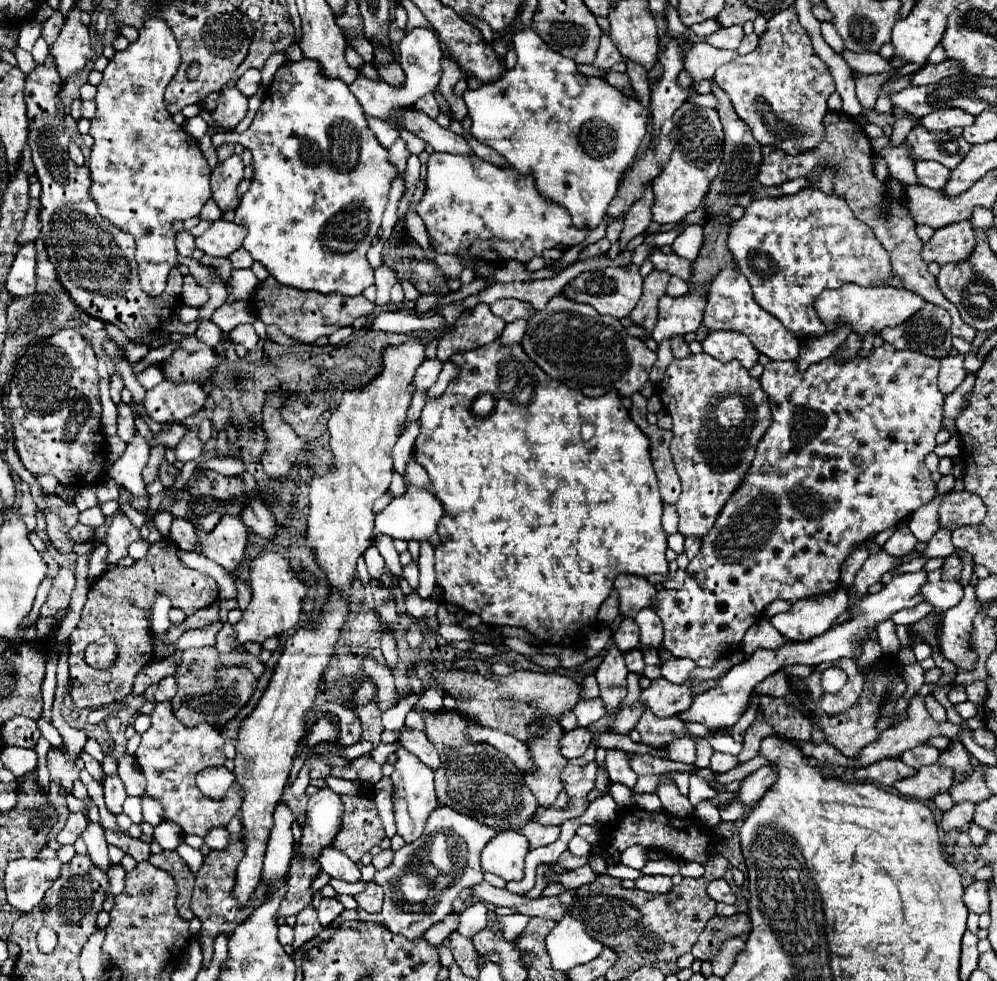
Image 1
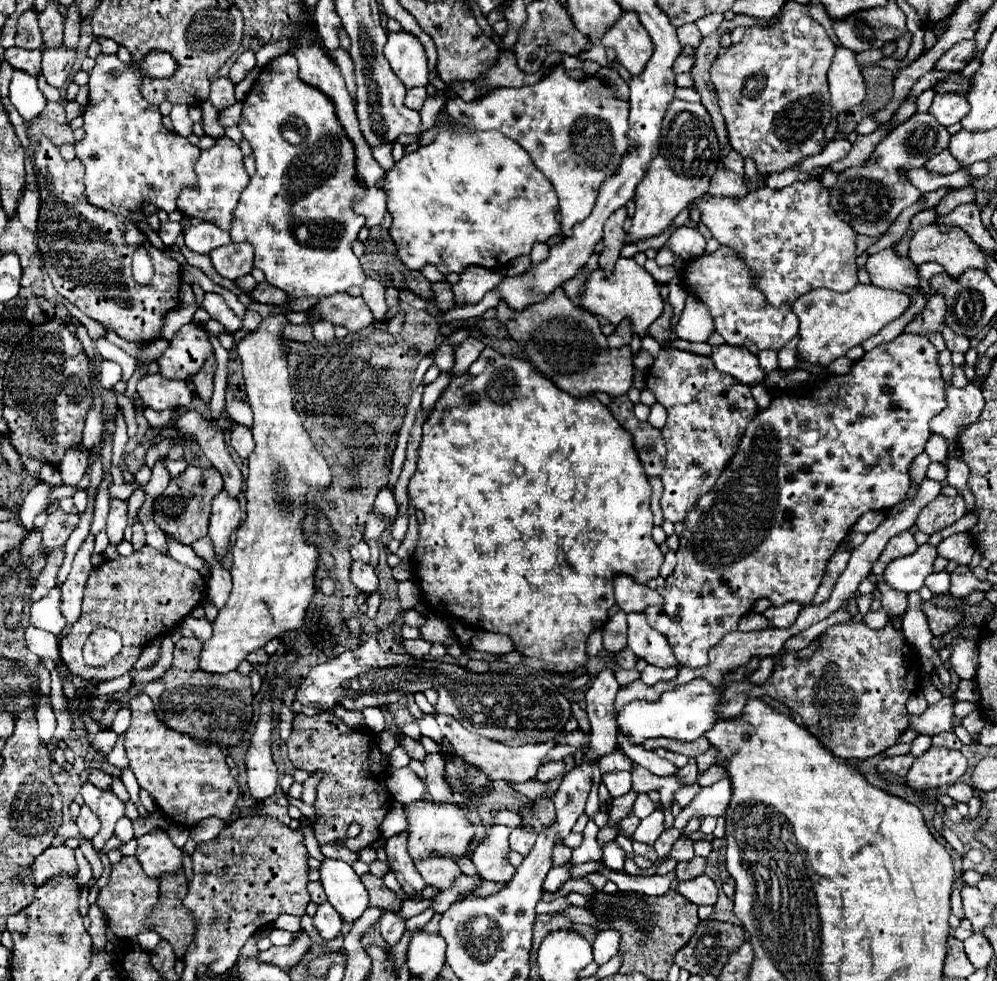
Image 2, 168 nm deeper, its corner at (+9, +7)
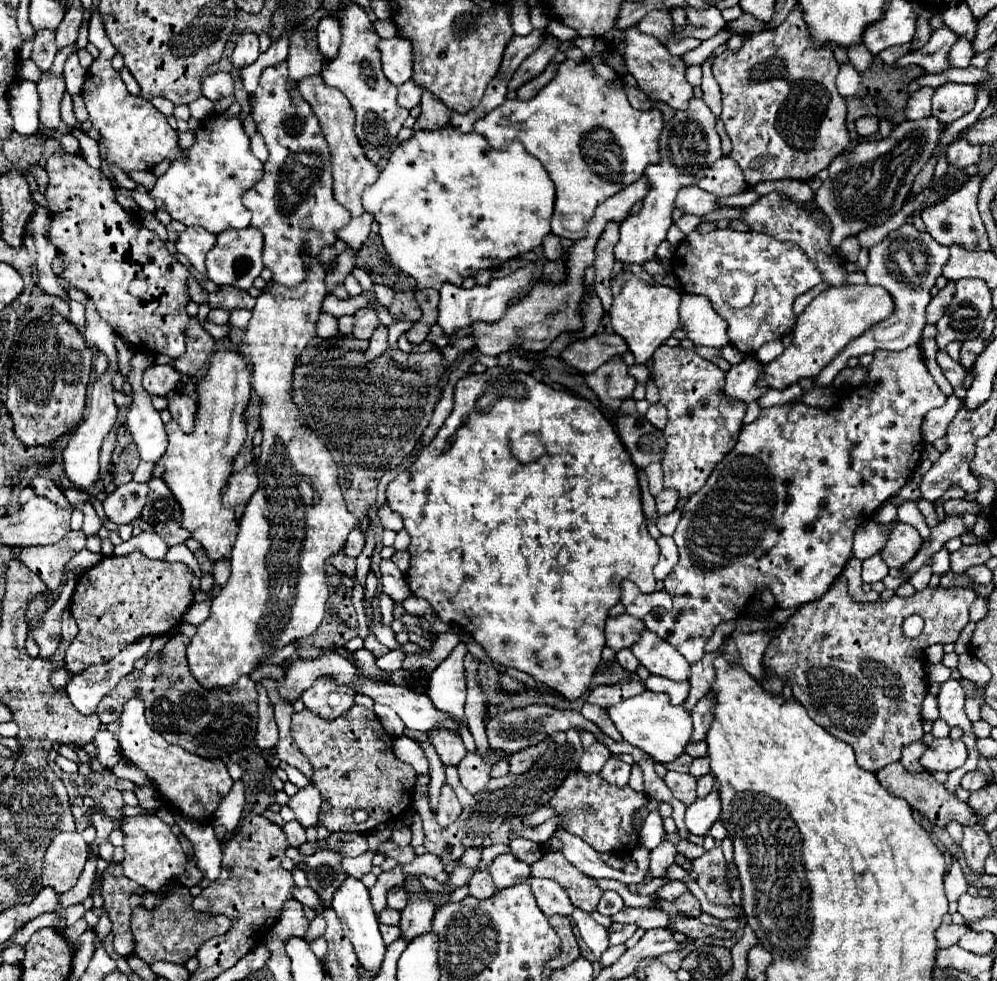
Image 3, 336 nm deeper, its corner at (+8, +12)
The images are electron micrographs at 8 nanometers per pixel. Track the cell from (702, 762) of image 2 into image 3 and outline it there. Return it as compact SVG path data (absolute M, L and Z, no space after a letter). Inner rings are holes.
M708 756L694 758L692 768L690 768L690 774L696 776L696 778L700 778L700 776L704 776L704 774L708 774L708 772L710 772L710 760L708 760Z

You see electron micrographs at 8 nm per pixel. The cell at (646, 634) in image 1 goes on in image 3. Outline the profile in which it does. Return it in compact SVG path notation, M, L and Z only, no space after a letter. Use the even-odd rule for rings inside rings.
M648 628L640 632L640 638L634 642L632 652L652 674L670 680L688 680L690 676L690 664L686 662L686 658Z

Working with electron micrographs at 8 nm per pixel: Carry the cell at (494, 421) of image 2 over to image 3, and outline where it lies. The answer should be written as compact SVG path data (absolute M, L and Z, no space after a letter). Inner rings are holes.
M500 366L488 368L488 370L482 372L482 374L466 374L462 380L458 380L456 390L454 390L454 412L450 412L450 416L444 420L444 424L440 426L440 430L438 430L438 434L432 438L432 442L430 442L428 446L422 448L422 452L416 456L414 464L412 464L410 468L406 468L404 472L400 472L400 474L394 478L394 482L388 484L388 490L386 490L386 492L388 492L388 506L390 506L394 512L398 512L398 514L402 516L404 528L406 528L408 534L412 536L412 542L410 542L410 546L408 546L408 552L410 552L412 558L410 558L410 570L408 570L408 574L406 574L412 594L418 596L418 598L428 600L430 606L436 610L436 614L438 614L438 618L440 618L442 622L458 622L458 624L462 624L464 632L468 632L478 644L482 644L482 648L486 650L486 654L490 656L490 660L496 660L496 662L500 662L500 664L504 664L504 666L510 666L510 668L516 668L516 670L522 670L522 672L534 676L536 680L540 680L540 682L548 684L550 688L558 690L558 692L560 692L562 696L566 696L568 700L580 698L580 696L588 690L590 680L592 680L592 674L594 674L596 666L600 664L600 654L602 654L602 648L604 648L604 622L606 622L606 618L608 618L608 610L610 610L614 604L620 602L620 582L622 582L624 578L628 578L628 580L632 580L642 592L654 592L654 588L656 588L656 578L654 578L652 570L654 570L654 566L656 566L656 562L658 562L658 558L660 558L660 550L658 550L656 540L648 534L648 528L646 528L646 518L644 518L644 512L642 512L642 496L640 496L638 468L632 464L630 454L628 454L626 448L622 446L622 442L620 442L620 438L618 438L614 426L602 416L602 412L600 412L592 402L588 402L588 400L584 400L584 398L578 398L578 396L572 396L570 392L558 392L558 390L550 388L548 384L538 382L534 376L530 376L530 374L526 374L526 372L514 370L512 366L506 366L506 368L500 368Z

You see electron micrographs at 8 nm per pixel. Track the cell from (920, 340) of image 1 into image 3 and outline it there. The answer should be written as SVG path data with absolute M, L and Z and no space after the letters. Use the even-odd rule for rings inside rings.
M948 282L940 292L938 296L932 298L932 302L928 304L928 310L926 310L926 320L928 324L936 324L938 318L942 318L942 314L946 312L950 300L954 296L954 282Z

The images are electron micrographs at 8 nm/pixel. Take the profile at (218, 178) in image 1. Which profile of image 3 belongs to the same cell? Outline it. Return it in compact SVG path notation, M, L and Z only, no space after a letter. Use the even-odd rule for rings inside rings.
M204 118L200 122L200 128L196 130L196 142L188 150L186 162L172 162L168 172L156 180L156 186L150 190L152 198L160 198L166 202L166 212L180 220L186 226L202 226L214 234L220 234L224 230L240 230L250 224L250 210L240 202L240 194L246 192L246 188L252 188L254 182L262 178L262 162L254 158L250 150L250 140L242 130L242 122L234 118Z

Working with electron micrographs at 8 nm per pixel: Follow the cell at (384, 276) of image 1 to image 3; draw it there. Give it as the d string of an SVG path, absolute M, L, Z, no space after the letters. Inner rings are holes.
M380 324L370 338L370 346L366 350L366 358L378 358L380 352L384 352L388 348L388 326Z

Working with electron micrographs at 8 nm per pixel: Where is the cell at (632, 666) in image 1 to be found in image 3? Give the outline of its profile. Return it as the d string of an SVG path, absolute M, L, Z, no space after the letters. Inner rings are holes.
M624 648L624 650L620 650L618 654L616 654L616 658L618 658L618 662L620 662L620 666L622 668L626 668L628 672L636 672L636 668L638 668L638 658L634 658L634 654L632 654L632 650L630 648Z

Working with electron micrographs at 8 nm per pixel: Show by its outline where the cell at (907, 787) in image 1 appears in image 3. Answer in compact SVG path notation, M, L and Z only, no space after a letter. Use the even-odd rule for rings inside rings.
M940 738L934 740L924 756L920 758L920 764L928 772L952 772L960 768L968 758L966 746L962 740L950 740L950 738Z

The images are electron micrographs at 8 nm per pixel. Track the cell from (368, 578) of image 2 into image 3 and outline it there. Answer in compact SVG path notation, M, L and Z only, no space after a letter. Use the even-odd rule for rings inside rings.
M338 552L338 554L330 556L328 564L332 564L338 572L342 572L342 574L346 574L350 578L354 578L354 574L356 574L356 558L346 556L344 552Z

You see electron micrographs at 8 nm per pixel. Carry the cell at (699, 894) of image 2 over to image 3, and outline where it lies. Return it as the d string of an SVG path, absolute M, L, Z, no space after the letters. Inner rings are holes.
M670 880L666 886L662 886L658 892L656 892L656 898L664 898L664 900L676 900L680 898L682 894L690 892L690 888L686 886L686 882L682 880Z

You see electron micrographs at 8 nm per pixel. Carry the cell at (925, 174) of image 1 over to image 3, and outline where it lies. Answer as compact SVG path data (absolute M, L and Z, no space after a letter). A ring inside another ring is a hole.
M962 138L952 142L946 148L948 164L958 168L958 170L962 170L962 168L966 168L970 164L976 164L978 158L980 158L980 146L970 146L968 142L962 142Z

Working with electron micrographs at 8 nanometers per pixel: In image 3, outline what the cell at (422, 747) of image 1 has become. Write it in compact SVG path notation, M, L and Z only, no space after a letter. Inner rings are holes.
M448 784L442 786L440 800L438 800L438 814L436 814L438 824L440 826L450 826L458 818L460 812L462 812L462 806L460 806L452 786L448 786Z

